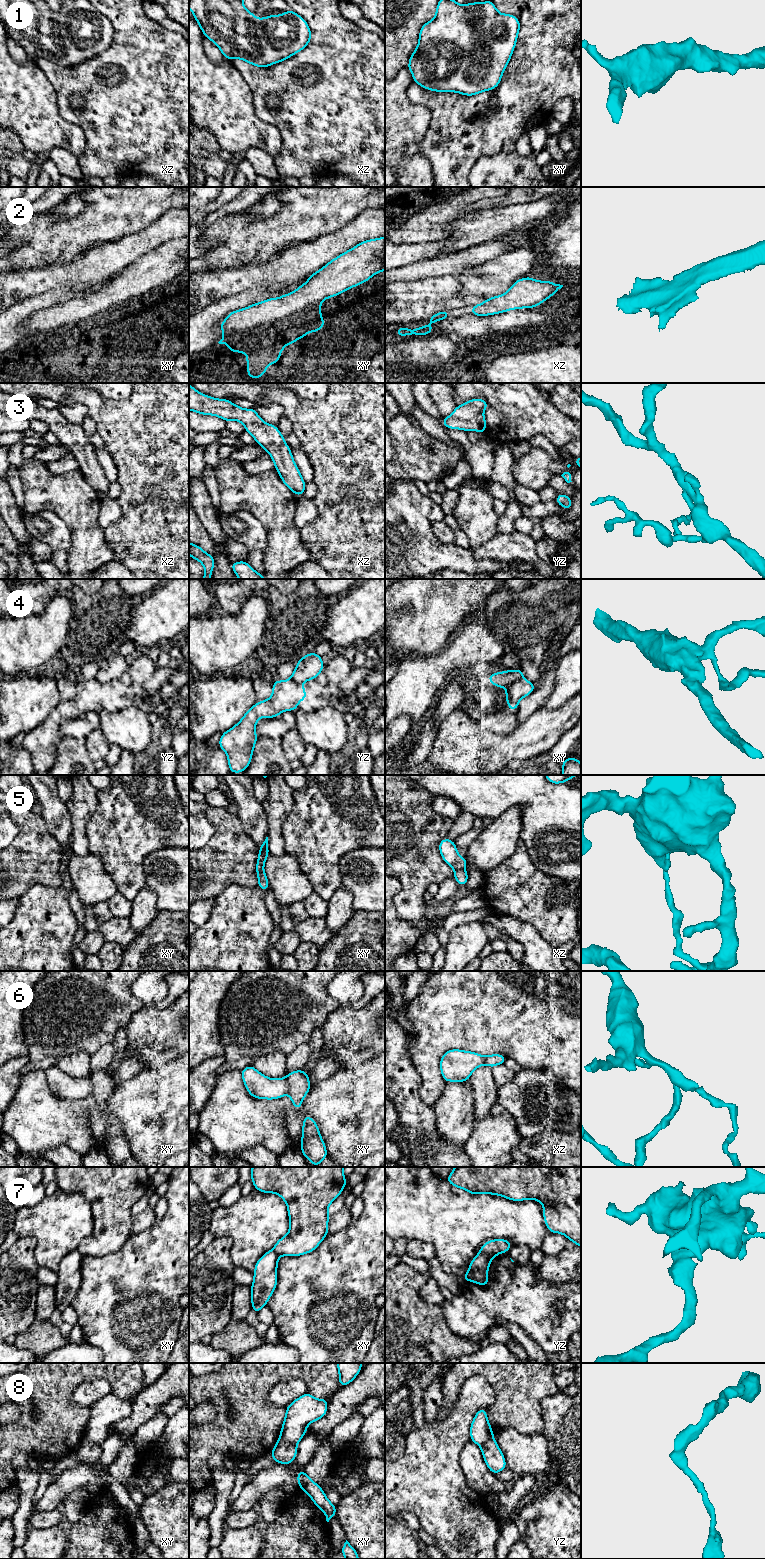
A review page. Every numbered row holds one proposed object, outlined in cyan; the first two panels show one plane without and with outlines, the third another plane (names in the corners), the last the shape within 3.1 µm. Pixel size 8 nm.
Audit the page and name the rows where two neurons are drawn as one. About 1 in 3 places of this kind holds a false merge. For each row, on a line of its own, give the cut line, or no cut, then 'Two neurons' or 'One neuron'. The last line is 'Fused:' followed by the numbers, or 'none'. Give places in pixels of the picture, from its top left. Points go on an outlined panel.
1: No split. One neuron
2: No split. One neuron
3: No split. One neuron
4: Split along xy (522, 678), (514, 681), (507, 687). Two neurons
5: Split along xz (463, 868), (455, 870). Two neurons
6: No split. One neuron
7: Split along yz (478, 1253), (497, 1254). Two neurons
8: Split along xy (279, 1438), (296, 1445). Two neurons
Fused: 4, 5, 7, 8

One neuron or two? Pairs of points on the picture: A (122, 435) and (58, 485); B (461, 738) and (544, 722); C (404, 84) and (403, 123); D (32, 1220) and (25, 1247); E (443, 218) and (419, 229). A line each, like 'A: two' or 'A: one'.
A: two
B: one
C: one
D: two
E: one

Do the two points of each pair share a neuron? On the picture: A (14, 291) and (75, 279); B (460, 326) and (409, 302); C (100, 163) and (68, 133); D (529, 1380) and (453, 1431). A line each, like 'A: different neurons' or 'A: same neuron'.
A: same neuron
B: different neurons
C: different neurons
D: different neurons

